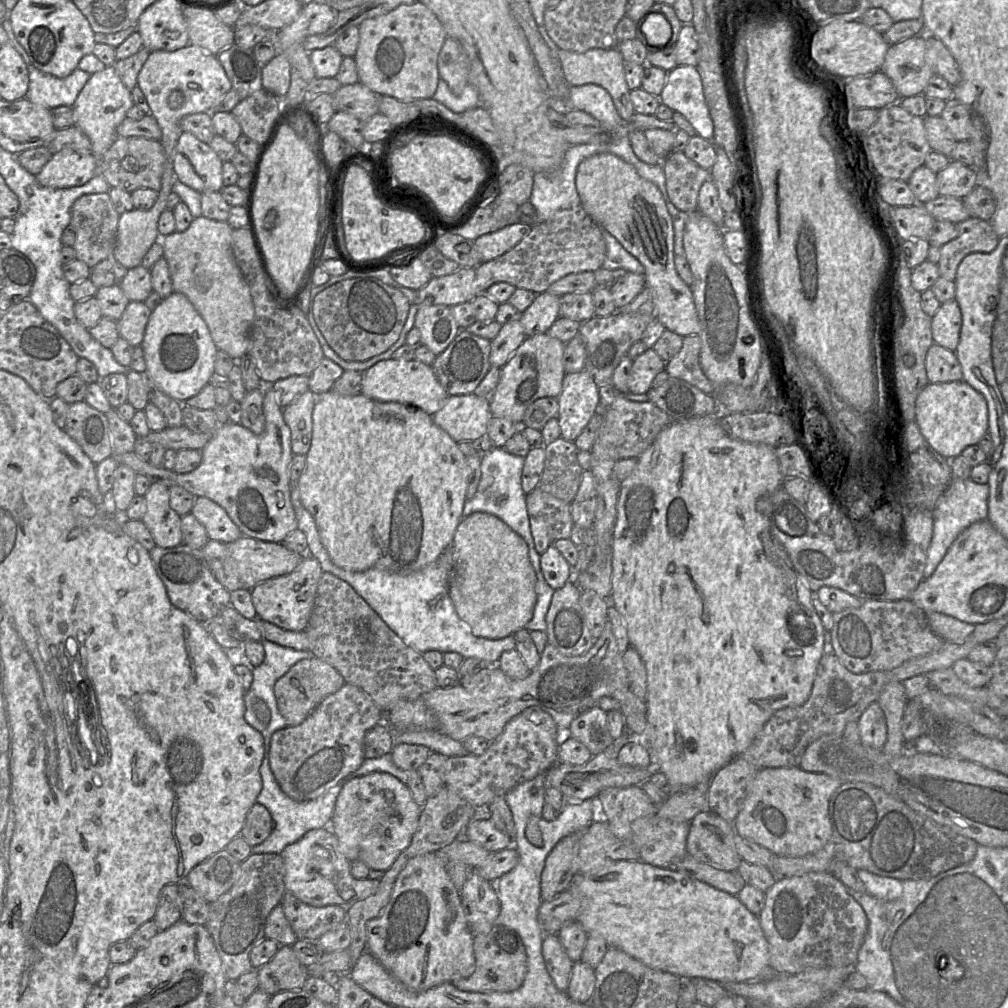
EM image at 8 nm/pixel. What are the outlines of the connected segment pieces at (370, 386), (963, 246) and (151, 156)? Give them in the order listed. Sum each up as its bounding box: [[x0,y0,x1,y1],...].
[[361,359,449,415],[937,217,1000,282],[98,137,166,193]]

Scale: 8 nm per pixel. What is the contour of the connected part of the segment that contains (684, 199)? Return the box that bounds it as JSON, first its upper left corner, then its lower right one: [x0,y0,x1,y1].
[663,152,711,213]

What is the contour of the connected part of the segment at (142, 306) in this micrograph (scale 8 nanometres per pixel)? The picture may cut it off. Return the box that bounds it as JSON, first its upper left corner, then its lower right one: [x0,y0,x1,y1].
[117,301,151,347]

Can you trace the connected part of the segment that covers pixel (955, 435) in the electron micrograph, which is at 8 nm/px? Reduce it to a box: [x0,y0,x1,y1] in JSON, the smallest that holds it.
[915,380,988,460]

